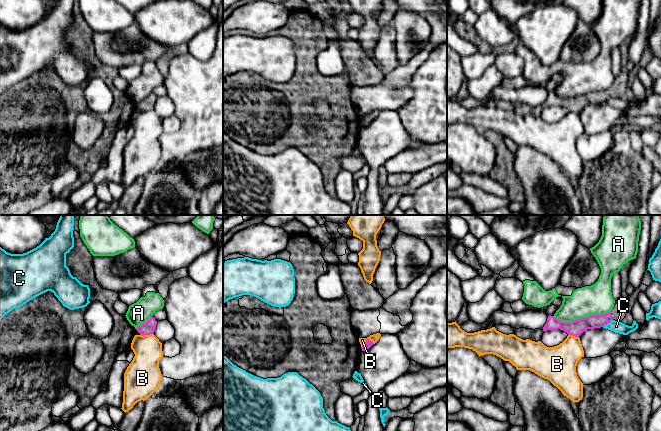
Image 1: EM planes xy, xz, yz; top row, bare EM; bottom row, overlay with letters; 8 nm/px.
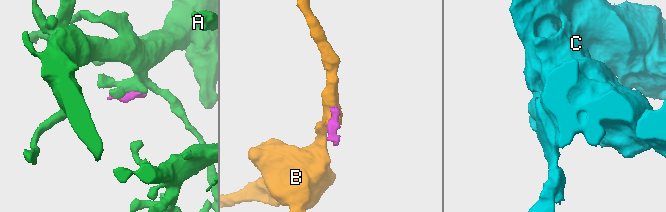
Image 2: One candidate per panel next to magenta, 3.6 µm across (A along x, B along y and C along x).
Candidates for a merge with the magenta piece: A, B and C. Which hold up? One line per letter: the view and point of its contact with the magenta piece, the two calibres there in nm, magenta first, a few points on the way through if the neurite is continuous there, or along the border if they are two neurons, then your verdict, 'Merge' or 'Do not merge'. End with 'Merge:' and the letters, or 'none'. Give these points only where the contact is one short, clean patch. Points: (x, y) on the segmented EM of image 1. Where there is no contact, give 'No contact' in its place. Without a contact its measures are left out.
A: Touches magenta at yz (581, 318). Thickness 130 nm (magenta) against 240 nm. Do not merge
B: Touches magenta at xy (146, 334). Thickness 110 nm (magenta) against 220 nm. Boundary: xy (152, 333), (140, 335). Do not merge
C: Touches magenta at yz (607, 323). Thickness 120 nm (magenta) against 100 nm. Boundary: yz (612, 319), (603, 327). Do not merge
Merge: none

